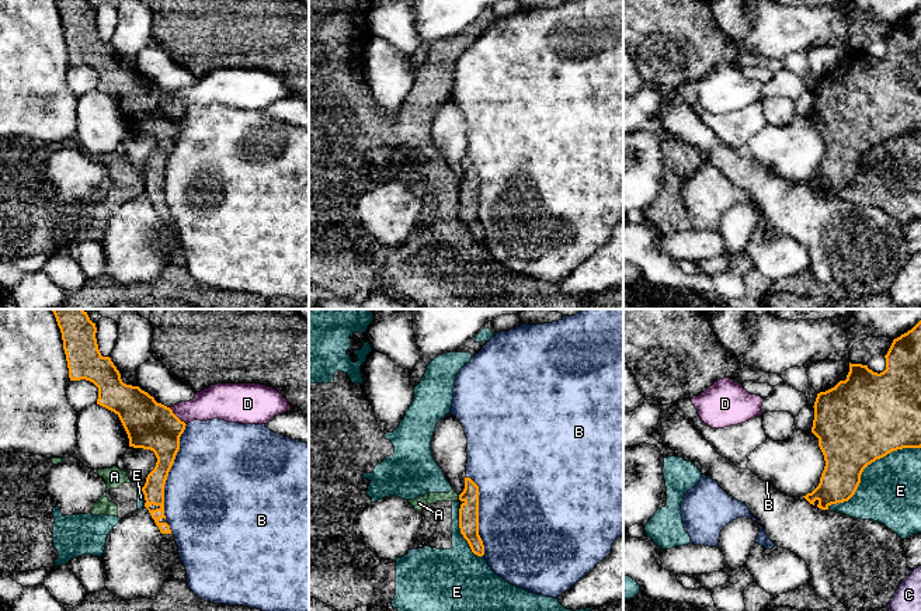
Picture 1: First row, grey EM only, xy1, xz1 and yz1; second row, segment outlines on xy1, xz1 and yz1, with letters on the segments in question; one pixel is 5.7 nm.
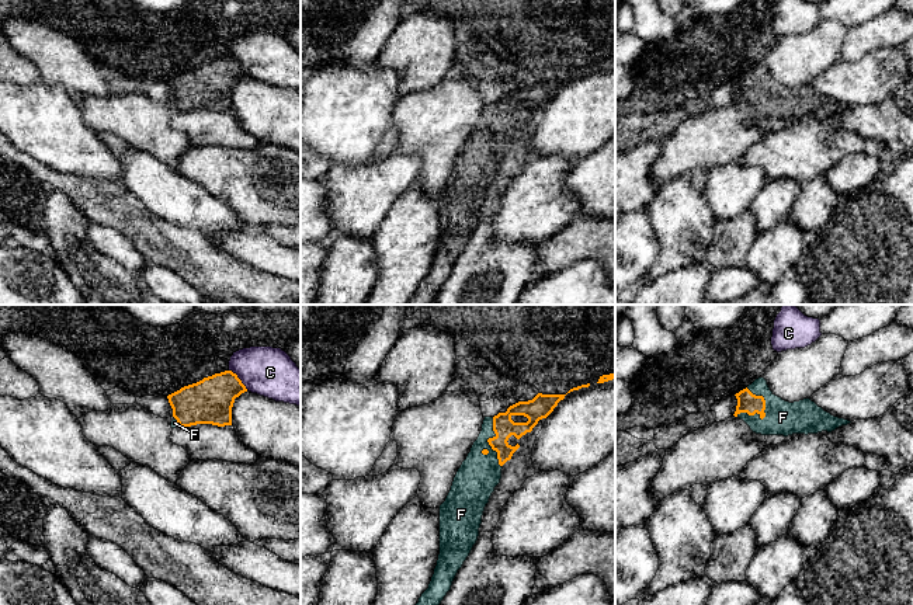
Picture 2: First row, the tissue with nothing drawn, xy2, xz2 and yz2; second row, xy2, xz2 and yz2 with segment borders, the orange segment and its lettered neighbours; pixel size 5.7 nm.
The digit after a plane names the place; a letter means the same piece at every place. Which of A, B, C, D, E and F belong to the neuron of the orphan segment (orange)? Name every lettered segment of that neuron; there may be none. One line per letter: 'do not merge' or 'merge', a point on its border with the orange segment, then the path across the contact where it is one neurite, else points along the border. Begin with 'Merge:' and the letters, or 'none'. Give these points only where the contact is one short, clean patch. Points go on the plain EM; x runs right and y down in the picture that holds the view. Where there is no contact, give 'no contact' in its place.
Merge: F
A: do not merge | xz1 (459, 183)
B: do not merge | xy1 (169, 156)
C: do not merge | xy2 (239, 65)
D: do not merge | xy1 (176, 101) | along xy1 (169, 93), (186, 110)
E: do not merge | yz1 (866, 150)
F: merge | yz2 (764, 86) | across yz2 (749, 89), (764, 86), (783, 103)

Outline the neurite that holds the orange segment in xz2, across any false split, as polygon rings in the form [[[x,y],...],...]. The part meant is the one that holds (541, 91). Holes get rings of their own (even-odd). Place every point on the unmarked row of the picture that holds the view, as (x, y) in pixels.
[[[538,79],[532,86],[518,87],[510,91],[506,98],[485,102],[478,125],[458,154],[445,187],[440,191],[440,240],[437,251],[428,274],[421,279],[407,305],[430,305],[435,300],[438,291],[451,275],[458,255],[478,226],[485,192],[501,164],[501,152],[510,146],[513,139],[520,133],[518,129],[511,132],[507,128],[508,124],[514,121],[520,125],[527,118],[531,118],[538,107],[546,104],[565,81],[566,80]]]

